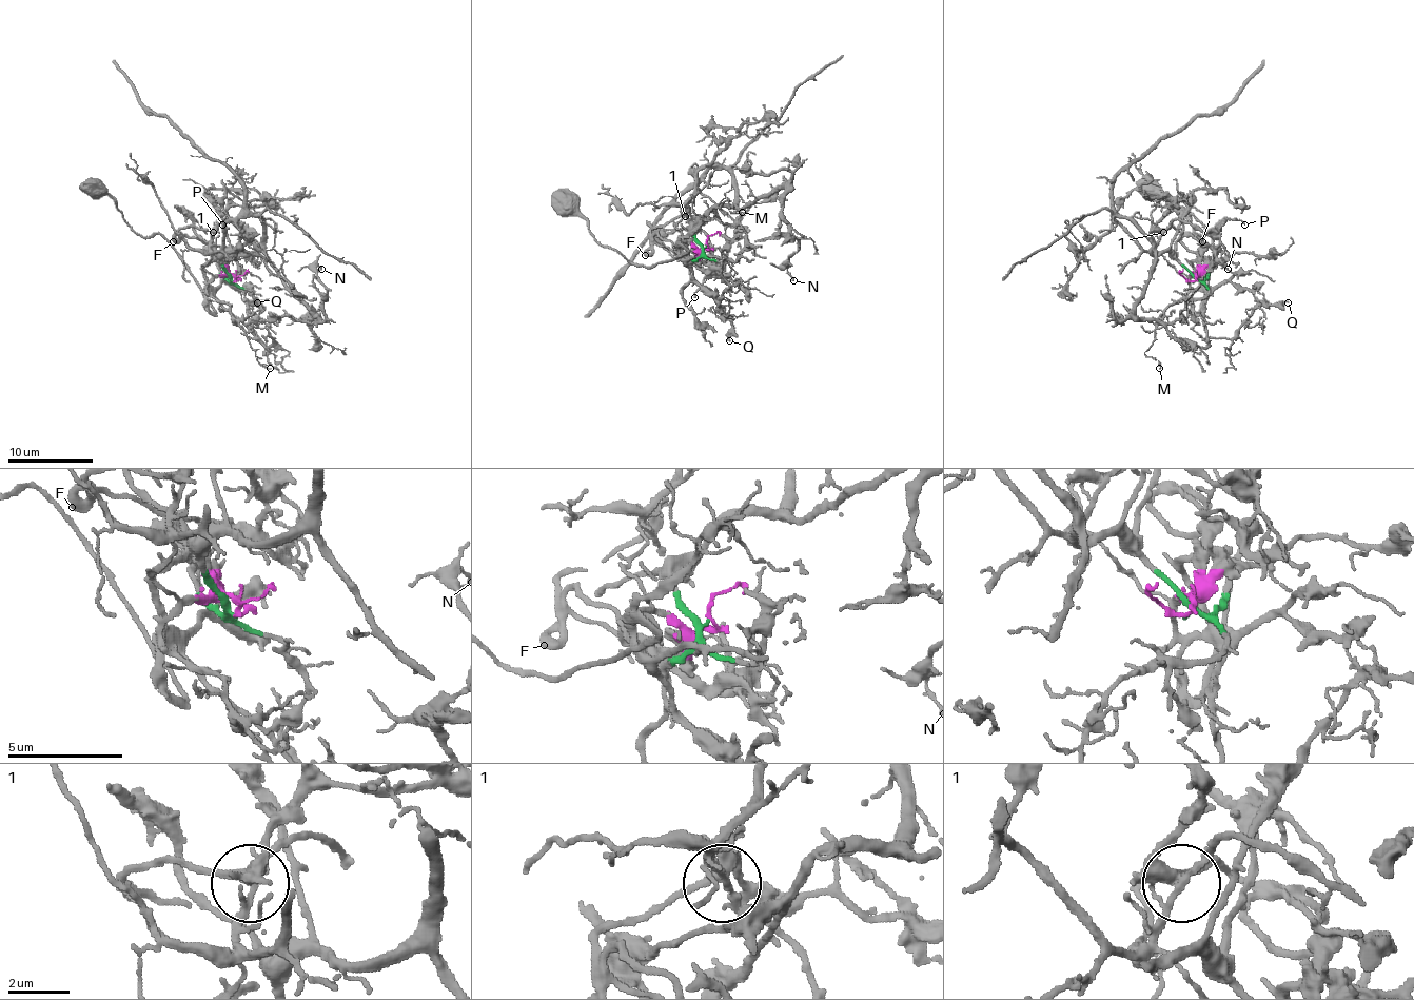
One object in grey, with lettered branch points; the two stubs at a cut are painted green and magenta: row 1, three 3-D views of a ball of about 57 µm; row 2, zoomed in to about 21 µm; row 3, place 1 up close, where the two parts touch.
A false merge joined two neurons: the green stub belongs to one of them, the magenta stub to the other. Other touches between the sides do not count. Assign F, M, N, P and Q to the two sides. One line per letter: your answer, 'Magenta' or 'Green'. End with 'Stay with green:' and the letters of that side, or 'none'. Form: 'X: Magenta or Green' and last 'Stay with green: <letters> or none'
F: Magenta
M: Magenta
N: Green
P: Green
Q: Magenta
Stay with green: N, P

